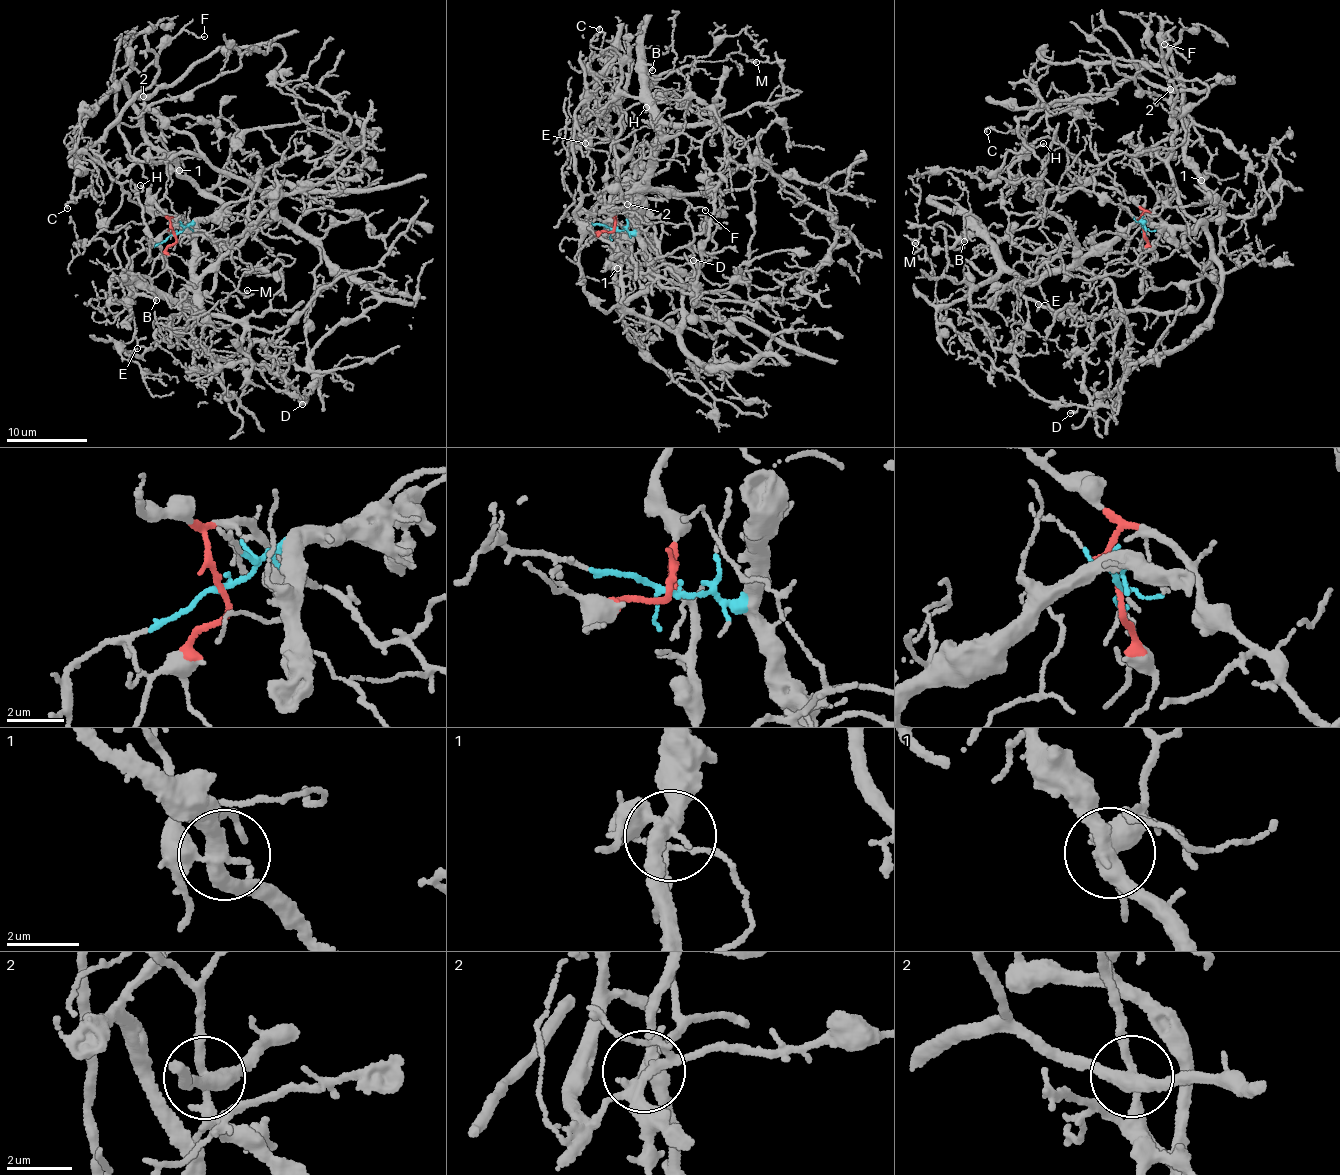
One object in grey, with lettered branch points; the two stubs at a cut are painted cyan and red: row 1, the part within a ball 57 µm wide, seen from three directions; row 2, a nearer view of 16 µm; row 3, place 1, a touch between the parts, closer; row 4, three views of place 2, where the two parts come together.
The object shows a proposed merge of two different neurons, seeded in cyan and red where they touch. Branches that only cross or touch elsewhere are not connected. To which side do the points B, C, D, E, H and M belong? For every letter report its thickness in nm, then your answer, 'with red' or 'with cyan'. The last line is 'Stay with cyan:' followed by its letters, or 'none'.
B: 120 nm | with cyan
C: 140 nm | with cyan
D: 100 nm | with red
E: 100 nm | with red
H: 110 nm | with red
M: 110 nm | with cyan
Stay with cyan: B, C, M

